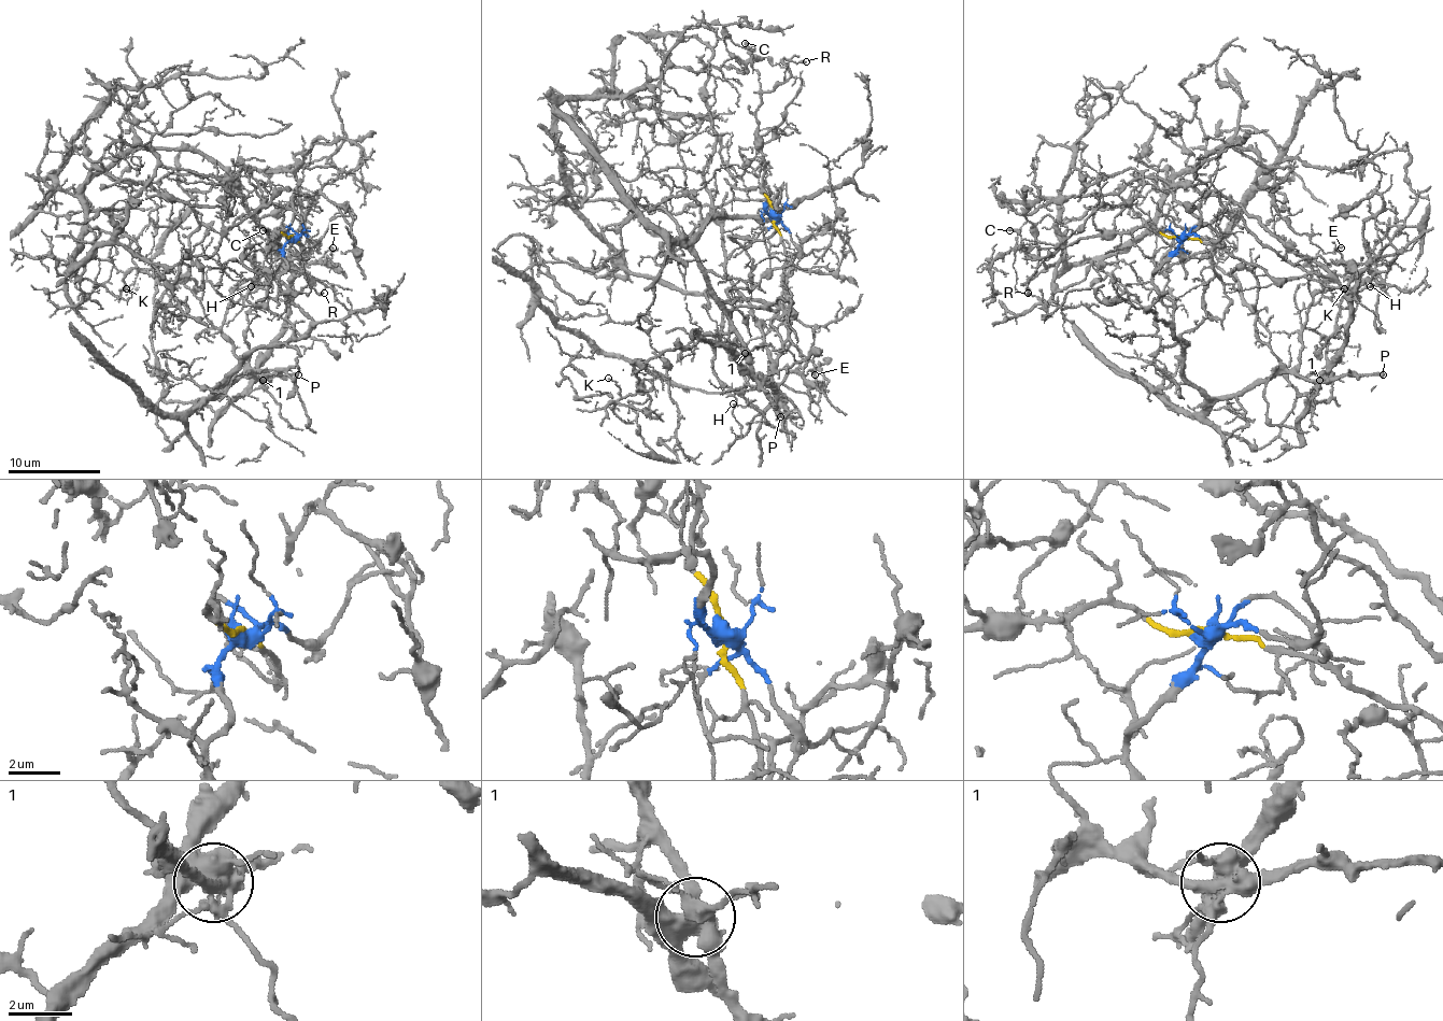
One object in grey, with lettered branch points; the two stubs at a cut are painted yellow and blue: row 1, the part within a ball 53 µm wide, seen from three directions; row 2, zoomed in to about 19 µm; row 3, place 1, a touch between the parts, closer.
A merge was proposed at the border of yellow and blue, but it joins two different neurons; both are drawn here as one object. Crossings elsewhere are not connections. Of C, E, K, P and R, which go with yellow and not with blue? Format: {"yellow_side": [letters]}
{"yellow_side": ["C", "E", "K", "R"]}

